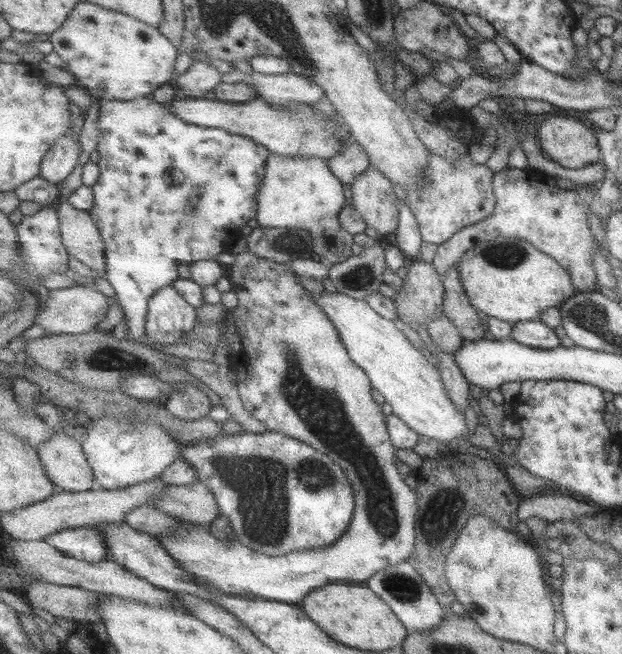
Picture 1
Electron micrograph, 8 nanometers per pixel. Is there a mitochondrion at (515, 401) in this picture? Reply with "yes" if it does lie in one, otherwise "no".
no

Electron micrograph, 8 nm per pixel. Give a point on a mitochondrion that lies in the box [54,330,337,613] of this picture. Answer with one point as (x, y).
(104, 357)

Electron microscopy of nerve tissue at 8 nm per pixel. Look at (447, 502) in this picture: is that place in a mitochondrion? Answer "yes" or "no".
yes

